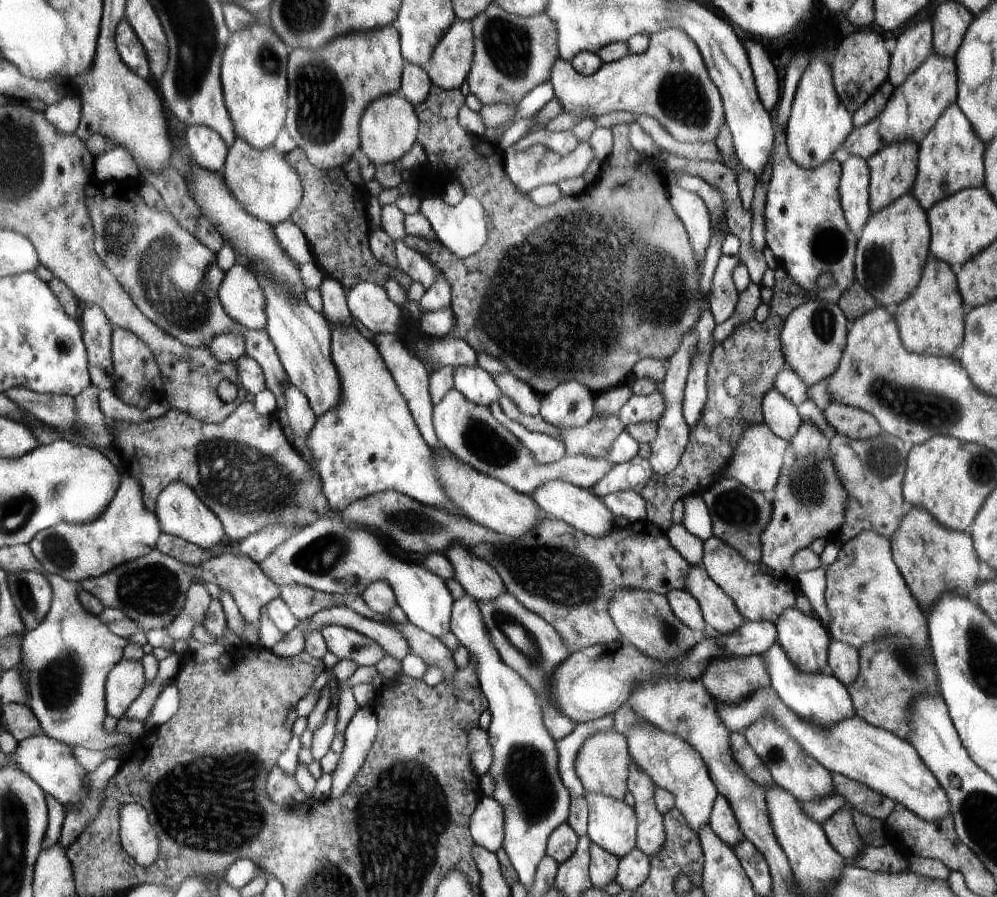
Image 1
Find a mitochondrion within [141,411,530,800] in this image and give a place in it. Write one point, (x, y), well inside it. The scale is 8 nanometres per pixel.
(244, 480)

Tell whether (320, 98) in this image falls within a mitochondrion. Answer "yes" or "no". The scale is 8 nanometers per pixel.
yes

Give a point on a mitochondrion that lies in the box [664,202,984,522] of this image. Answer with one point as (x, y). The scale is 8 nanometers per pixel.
(936, 409)

